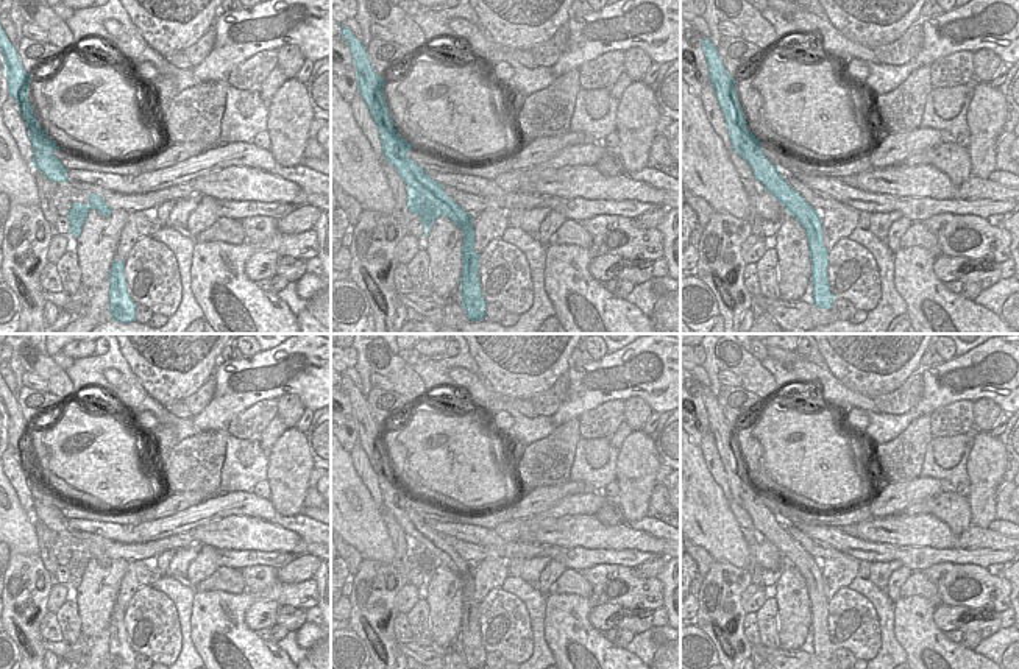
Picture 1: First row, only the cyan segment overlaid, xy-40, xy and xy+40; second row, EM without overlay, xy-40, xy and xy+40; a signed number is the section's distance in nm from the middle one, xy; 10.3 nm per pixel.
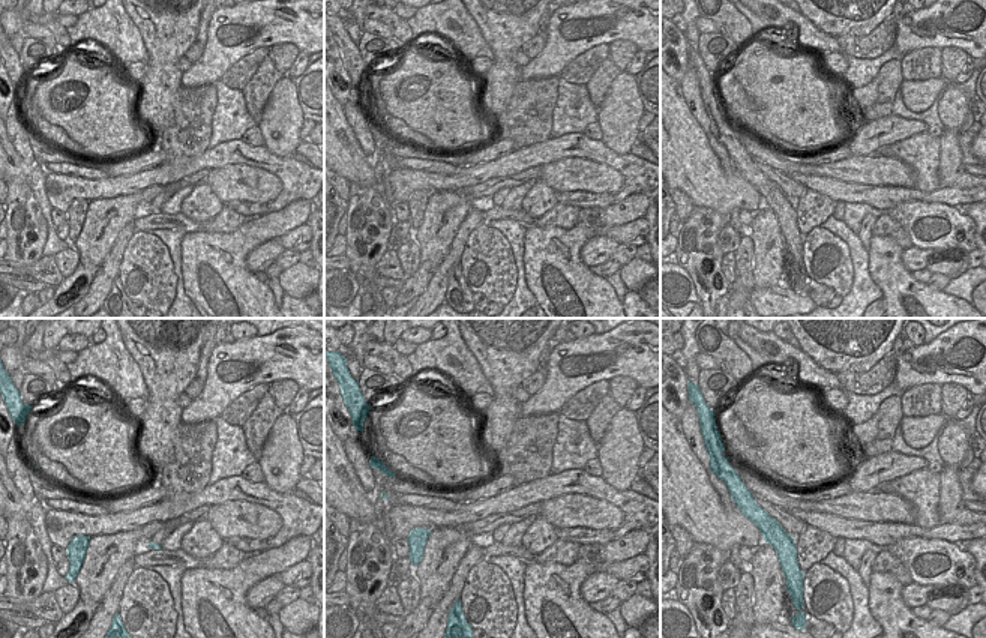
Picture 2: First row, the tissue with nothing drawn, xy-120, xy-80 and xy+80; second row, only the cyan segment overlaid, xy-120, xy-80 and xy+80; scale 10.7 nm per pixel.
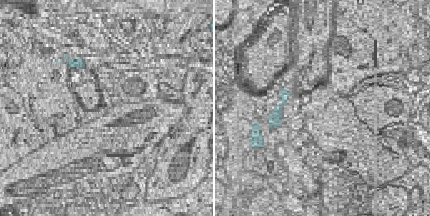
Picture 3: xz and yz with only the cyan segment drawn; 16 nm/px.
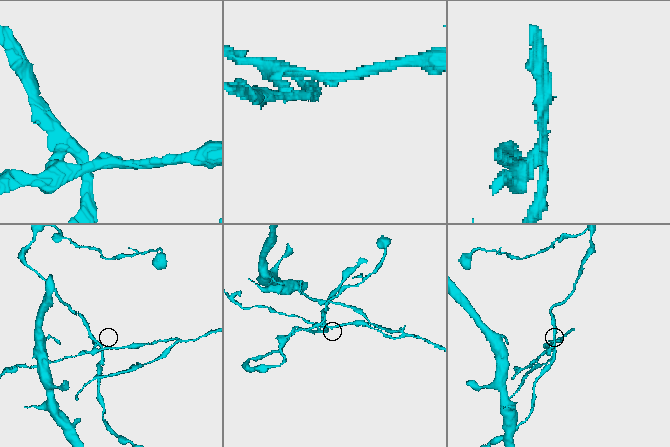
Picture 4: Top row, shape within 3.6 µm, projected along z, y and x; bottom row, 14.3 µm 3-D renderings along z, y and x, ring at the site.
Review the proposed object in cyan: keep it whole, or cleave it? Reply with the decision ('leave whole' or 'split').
split

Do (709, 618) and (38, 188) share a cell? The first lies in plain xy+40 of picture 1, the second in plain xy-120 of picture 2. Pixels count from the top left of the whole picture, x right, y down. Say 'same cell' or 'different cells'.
different cells

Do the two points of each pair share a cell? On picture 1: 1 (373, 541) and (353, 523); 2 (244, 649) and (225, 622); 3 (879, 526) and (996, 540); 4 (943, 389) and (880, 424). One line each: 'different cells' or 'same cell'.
1: same cell
2: same cell
3: same cell
4: different cells

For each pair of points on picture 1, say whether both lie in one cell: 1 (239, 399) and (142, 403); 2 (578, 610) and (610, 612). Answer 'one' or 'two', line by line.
1: two
2: two

